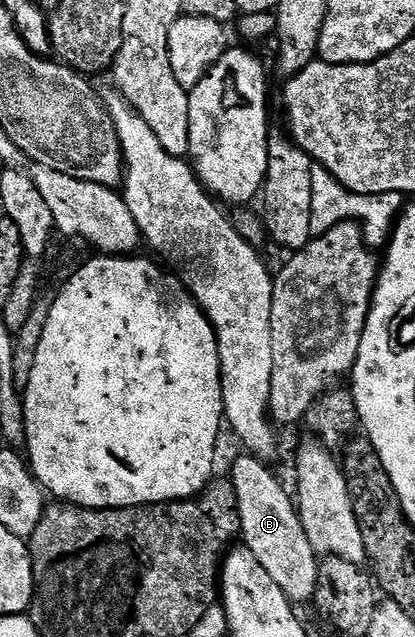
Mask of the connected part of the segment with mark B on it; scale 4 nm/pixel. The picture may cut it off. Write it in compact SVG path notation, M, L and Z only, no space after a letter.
M246 453L240 456L232 465L229 478L237 493L242 542L292 604L300 605L306 599L307 602L314 600L320 556L316 555L313 545L309 545L309 537L305 537L305 529L292 496L291 499L287 496L286 489L279 484L278 477L267 468L270 466L264 460Z

